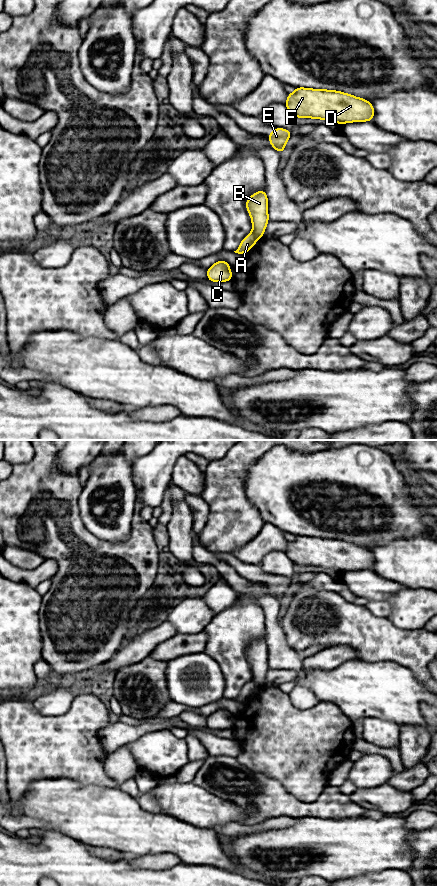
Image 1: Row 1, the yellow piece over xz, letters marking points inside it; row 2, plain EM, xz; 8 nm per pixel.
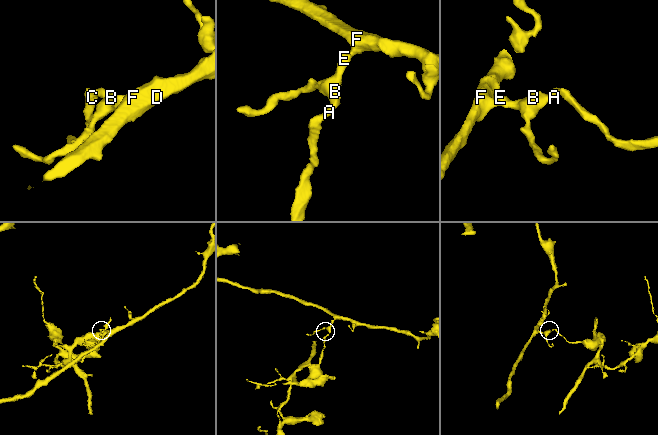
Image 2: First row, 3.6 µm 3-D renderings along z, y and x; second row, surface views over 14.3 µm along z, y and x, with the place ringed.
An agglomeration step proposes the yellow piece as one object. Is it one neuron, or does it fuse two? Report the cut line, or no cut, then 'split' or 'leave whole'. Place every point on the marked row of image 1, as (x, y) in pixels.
cut xz (252, 232), (257, 238); split

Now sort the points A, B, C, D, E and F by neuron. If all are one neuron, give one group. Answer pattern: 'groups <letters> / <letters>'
groups A C / B D E F

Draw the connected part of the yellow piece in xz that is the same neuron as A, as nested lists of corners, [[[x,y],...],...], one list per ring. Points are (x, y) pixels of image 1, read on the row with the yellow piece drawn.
[[[250,233],[241,241],[239,248],[234,252],[245,254],[255,245],[256,241],[257,237],[253,233]]]

